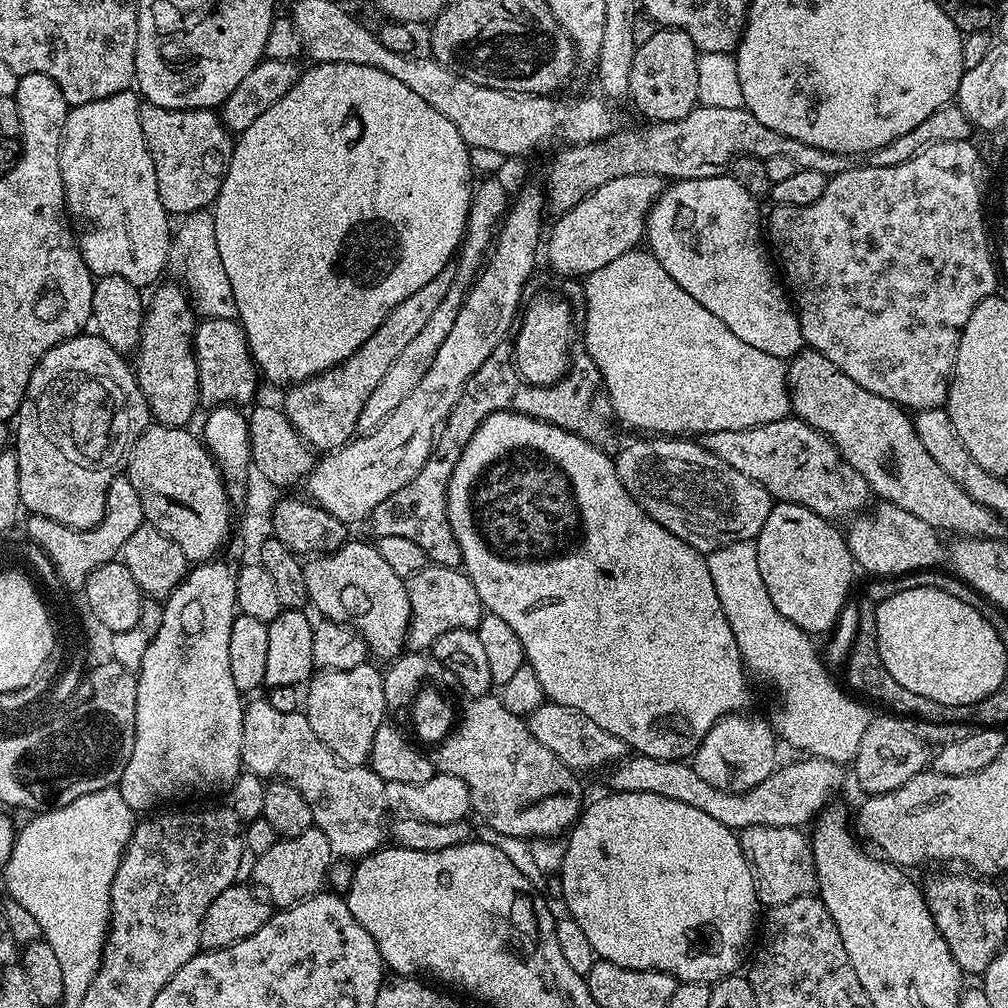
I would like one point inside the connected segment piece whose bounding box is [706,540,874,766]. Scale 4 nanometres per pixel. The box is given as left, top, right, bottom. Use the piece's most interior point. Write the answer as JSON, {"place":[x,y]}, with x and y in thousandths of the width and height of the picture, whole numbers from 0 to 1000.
{"place":[812,711]}

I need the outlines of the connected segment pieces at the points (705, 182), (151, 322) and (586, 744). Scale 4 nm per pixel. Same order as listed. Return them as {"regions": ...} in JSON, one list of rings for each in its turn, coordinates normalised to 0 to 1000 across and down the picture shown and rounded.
{"regions":[[[[725,173],[672,179],[660,186],[643,209],[641,242],[653,260],[657,260],[657,268],[661,268],[661,272],[665,272],[688,300],[700,304],[708,315],[721,323],[724,331],[732,331],[740,343],[748,343],[748,347],[756,347],[756,351],[768,351],[768,355],[781,359],[799,344],[798,332],[787,299],[764,257],[756,233],[756,210],[754,214],[750,202],[753,202],[751,195],[732,185]]],[[[160,281],[151,298],[149,294],[146,299],[139,324],[139,340],[133,346],[133,368],[150,416],[156,421],[181,425],[189,422],[190,412],[198,401],[194,347],[190,344],[196,313],[188,305],[184,287],[178,281],[170,281]]],[[[542,696],[534,700],[534,704],[530,704],[527,710],[523,711],[523,716],[530,732],[534,732],[534,736],[538,736],[538,740],[542,740],[546,748],[550,748],[563,762],[576,767],[587,766],[590,762],[602,763],[620,753],[625,746],[617,732],[609,732],[605,724],[597,724],[597,720],[589,716],[589,712],[581,712],[581,708],[557,698]]]]}

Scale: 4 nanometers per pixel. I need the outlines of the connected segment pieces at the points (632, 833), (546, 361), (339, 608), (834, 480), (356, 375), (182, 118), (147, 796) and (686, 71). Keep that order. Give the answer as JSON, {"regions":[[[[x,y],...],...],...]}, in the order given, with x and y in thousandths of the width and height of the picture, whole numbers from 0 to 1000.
{"regions":[[[[604,785],[603,790],[599,790],[596,794],[591,794],[587,799],[580,801],[575,807],[575,813],[567,818],[562,829],[563,842],[562,843],[562,851],[558,855],[554,866],[556,875],[556,889],[560,897],[563,900],[563,908],[569,915],[573,915],[573,919],[577,919],[577,924],[581,927],[581,931],[585,934],[585,938],[589,938],[592,949],[596,952],[604,952],[613,958],[621,958],[629,962],[645,962],[648,960],[651,964],[663,964],[666,968],[670,968],[675,974],[692,974],[693,976],[705,977],[707,974],[717,972],[720,968],[725,968],[731,963],[730,960],[734,956],[734,947],[738,944],[738,939],[742,937],[742,932],[746,929],[746,920],[751,920],[752,909],[750,913],[750,901],[752,902],[752,894],[750,892],[750,870],[746,861],[742,858],[742,853],[738,850],[738,844],[734,838],[733,828],[727,822],[716,819],[716,815],[712,815],[712,812],[704,812],[704,808],[699,808],[697,804],[692,804],[689,800],[683,800],[681,796],[673,796],[669,792],[657,792],[657,788],[629,788],[628,786],[608,786]]],[[[546,296],[530,297],[517,313],[508,342],[509,360],[515,371],[526,383],[535,385],[554,380],[563,370],[567,335],[567,312],[558,298]]],[[[353,534],[346,535],[334,548],[314,550],[302,560],[304,585],[309,602],[313,602],[320,614],[333,619],[344,619],[353,624],[365,639],[365,646],[374,656],[389,657],[402,646],[407,617],[407,593],[402,572],[391,569],[379,550],[375,550],[372,539],[360,540]]],[[[779,415],[740,427],[700,429],[693,434],[692,439],[704,446],[708,454],[716,454],[720,462],[728,462],[728,466],[740,470],[740,474],[748,474],[748,478],[755,480],[766,492],[767,497],[800,502],[800,506],[808,506],[808,510],[826,518],[848,514],[862,503],[863,485],[859,474],[851,470],[849,464],[843,462],[839,454],[835,454],[832,446],[812,427],[805,425],[799,417]]],[[[445,264],[435,268],[419,288],[414,288],[407,292],[359,339],[359,343],[347,355],[343,355],[338,361],[332,361],[329,365],[324,365],[314,373],[309,373],[306,377],[299,377],[296,381],[291,381],[285,386],[282,393],[280,407],[284,411],[286,418],[296,427],[299,435],[305,438],[307,444],[316,446],[324,450],[332,445],[340,444],[346,437],[354,432],[355,411],[359,411],[359,403],[367,396],[367,391],[371,391],[375,379],[383,372],[383,367],[387,367],[387,362],[395,351],[399,351],[400,345],[412,335],[419,331],[419,326],[423,324],[423,319],[431,312],[431,308],[438,296],[442,296],[442,288],[450,280],[451,265]]],[[[143,101],[139,105],[139,120],[141,121],[141,133],[145,137],[145,145],[149,149],[149,157],[153,161],[153,173],[157,177],[157,196],[161,196],[161,204],[172,215],[182,216],[188,213],[189,210],[200,210],[209,207],[214,201],[214,194],[218,191],[218,186],[222,180],[224,169],[228,165],[228,157],[230,156],[230,144],[232,142],[231,132],[222,126],[222,122],[218,120],[217,114],[208,107],[189,107],[188,109],[165,109],[161,105],[153,105],[152,103]]],[[[218,554],[198,558],[188,566],[181,578],[162,596],[161,622],[147,636],[145,647],[135,673],[137,681],[137,700],[135,701],[135,731],[133,744],[129,748],[129,756],[125,756],[125,764],[117,779],[121,792],[125,792],[125,800],[129,800],[136,808],[146,807],[155,794],[175,794],[178,790],[198,790],[201,786],[218,786],[230,781],[238,770],[240,759],[238,745],[240,744],[241,708],[243,699],[238,696],[240,688],[232,681],[232,673],[228,669],[228,621],[236,610],[234,601],[234,567],[226,560],[221,560]]],[[[652,27],[631,46],[629,62],[625,65],[625,85],[622,98],[643,121],[656,123],[681,117],[692,106],[692,55],[685,34],[672,28]]]]}

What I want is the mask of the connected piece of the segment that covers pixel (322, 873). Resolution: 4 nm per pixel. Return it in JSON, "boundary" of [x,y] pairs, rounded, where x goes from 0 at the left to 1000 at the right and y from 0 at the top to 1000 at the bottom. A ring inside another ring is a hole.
{"boundary":[[[311,819],[300,823],[300,827],[295,829],[275,832],[274,837],[264,843],[264,847],[253,850],[249,855],[249,876],[261,886],[267,898],[275,902],[291,901],[322,880],[331,856],[331,846],[323,827]]]}

